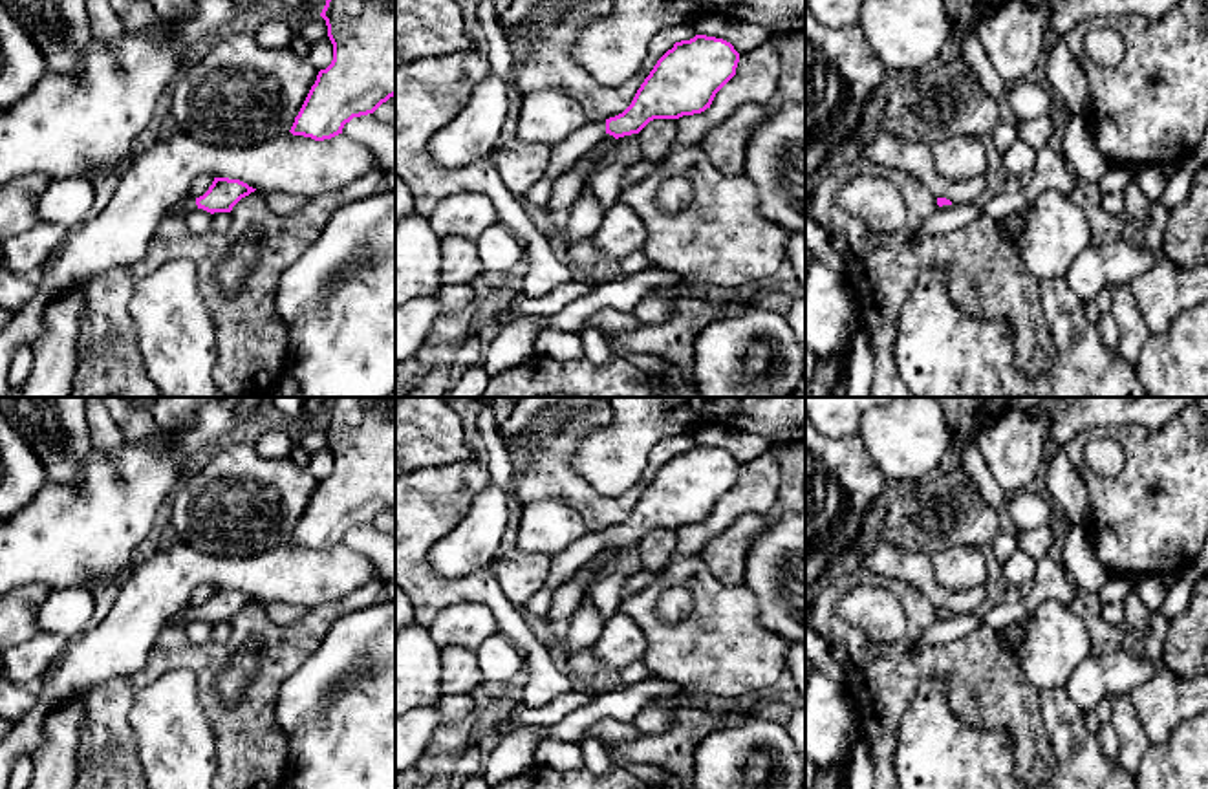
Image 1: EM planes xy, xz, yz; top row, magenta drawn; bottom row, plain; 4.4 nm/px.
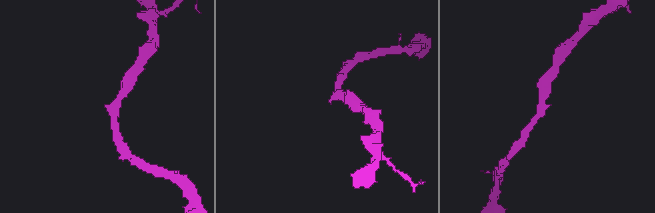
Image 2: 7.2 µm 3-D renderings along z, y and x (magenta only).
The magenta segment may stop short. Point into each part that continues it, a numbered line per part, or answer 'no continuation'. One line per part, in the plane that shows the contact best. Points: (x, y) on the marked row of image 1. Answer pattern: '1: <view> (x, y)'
1: xz (562, 156)

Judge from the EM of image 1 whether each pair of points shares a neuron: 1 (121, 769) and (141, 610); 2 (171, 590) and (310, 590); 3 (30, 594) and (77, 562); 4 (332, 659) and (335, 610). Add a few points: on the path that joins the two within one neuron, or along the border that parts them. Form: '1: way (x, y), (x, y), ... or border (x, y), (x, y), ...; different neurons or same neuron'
1: border (158, 636), (141, 669), (103, 681), (94, 689); different neurons
2: way (205, 573), (275, 575); same neuron
3: border (19, 584), (46, 584), (50, 588); different neurons
4: border (376, 603), (341, 616), (312, 656); different neurons

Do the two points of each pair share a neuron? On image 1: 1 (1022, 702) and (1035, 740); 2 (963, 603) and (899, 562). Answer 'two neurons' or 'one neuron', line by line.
1: one neuron
2: one neuron

